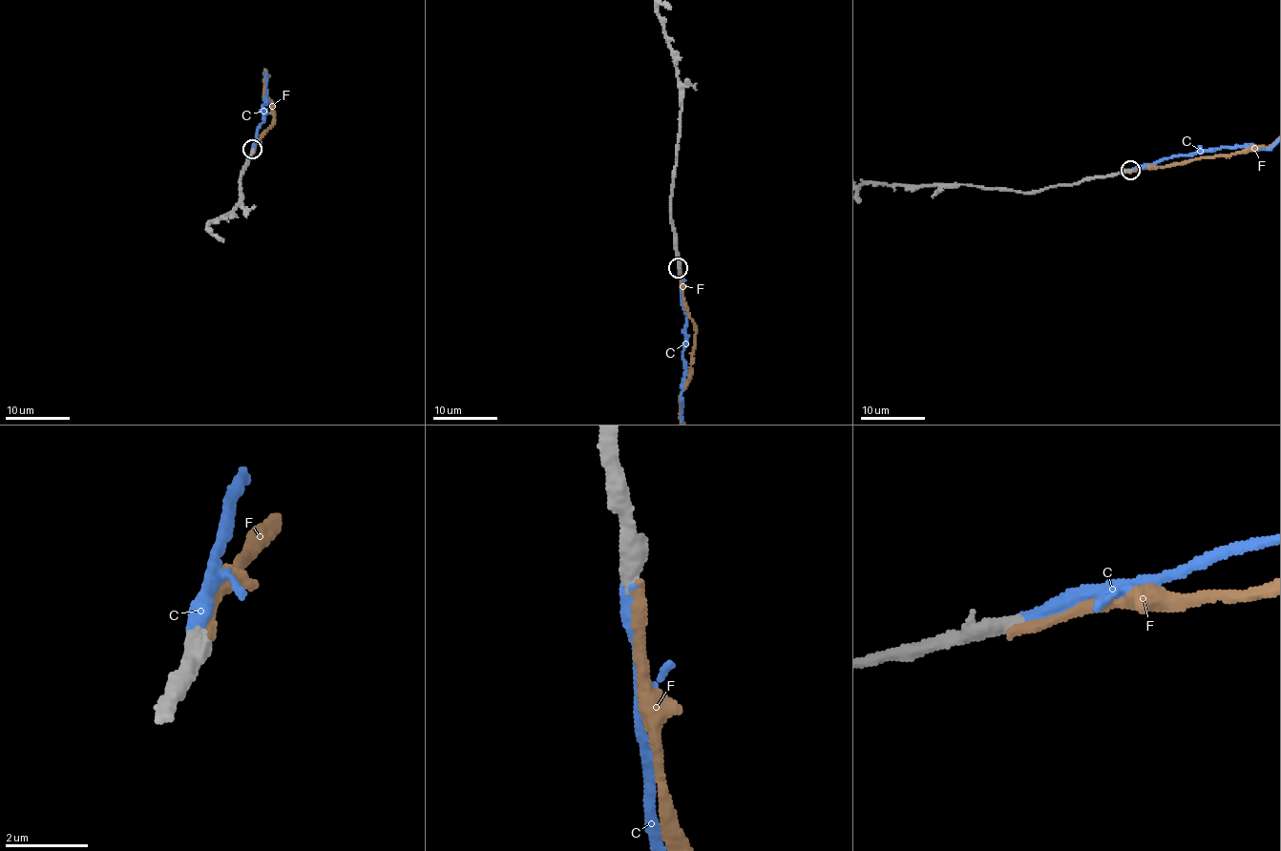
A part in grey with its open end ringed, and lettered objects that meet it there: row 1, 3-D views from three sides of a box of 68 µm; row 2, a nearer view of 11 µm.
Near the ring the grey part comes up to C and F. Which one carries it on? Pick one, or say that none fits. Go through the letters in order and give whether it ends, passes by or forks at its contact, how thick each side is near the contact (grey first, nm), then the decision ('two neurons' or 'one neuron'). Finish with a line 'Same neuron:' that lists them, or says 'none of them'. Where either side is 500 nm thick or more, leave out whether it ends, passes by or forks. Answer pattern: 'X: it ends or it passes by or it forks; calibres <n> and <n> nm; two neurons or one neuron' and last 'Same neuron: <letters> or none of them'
C: it ends; calibres 440 and 300 nm; one neuron
F: it ends; calibres 440 and 280 nm; two neurons
Same neuron: C

